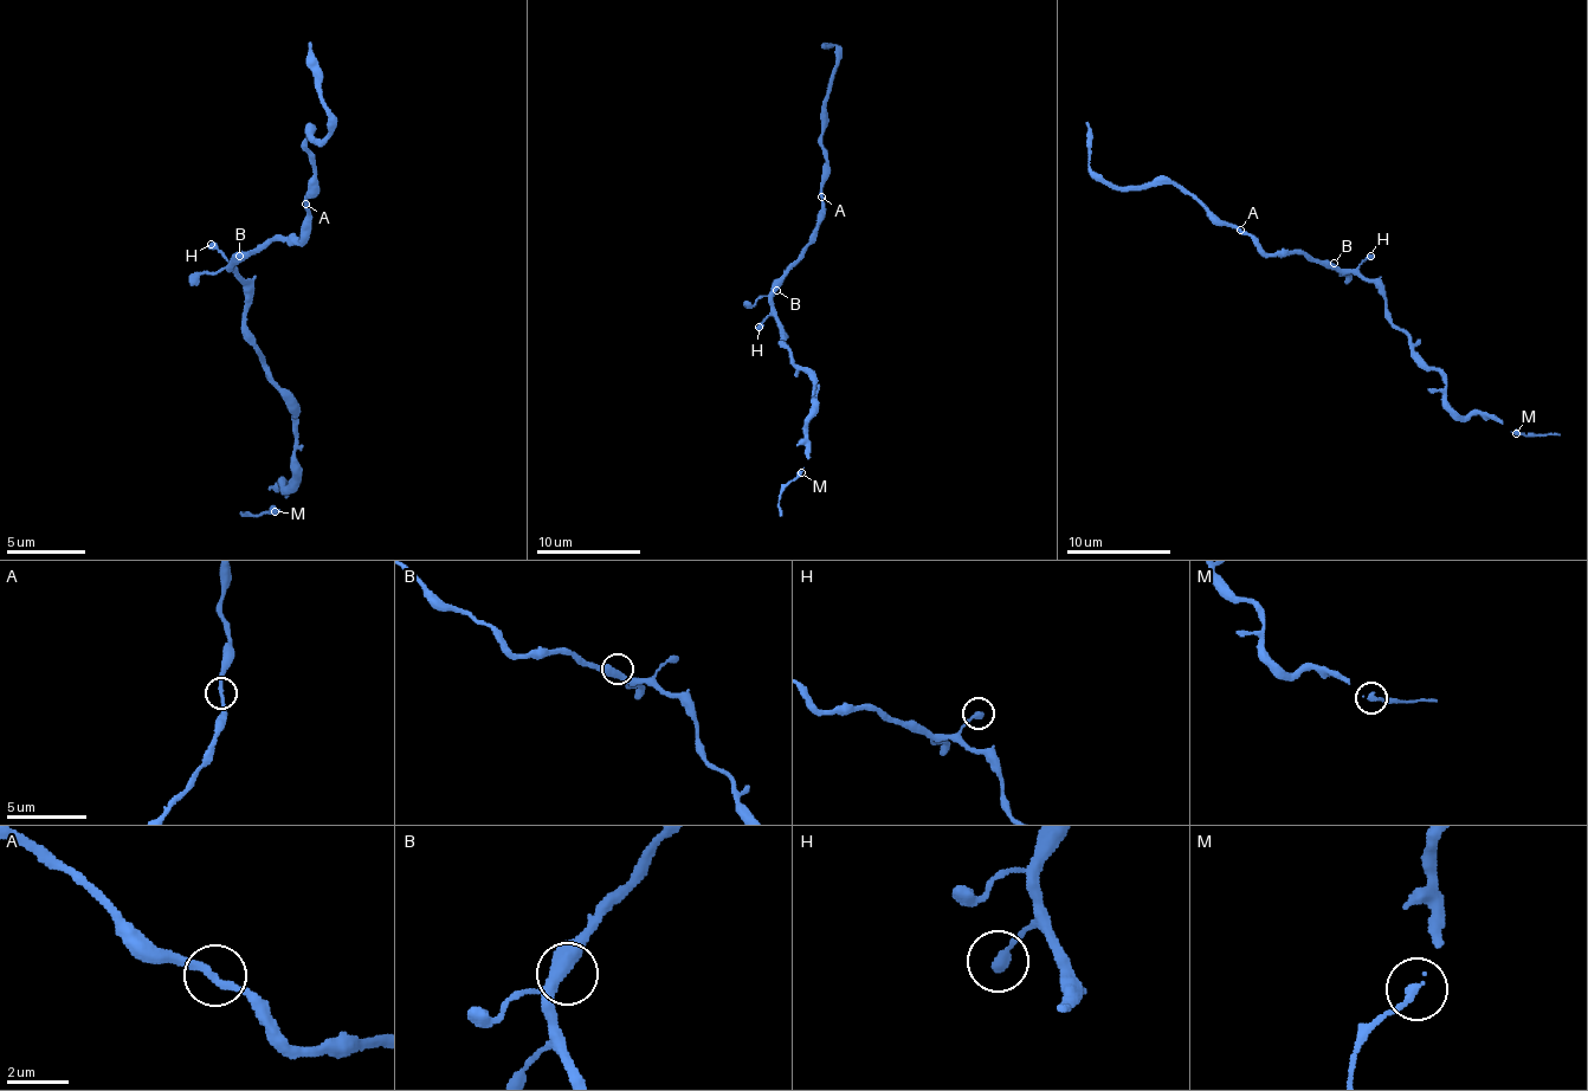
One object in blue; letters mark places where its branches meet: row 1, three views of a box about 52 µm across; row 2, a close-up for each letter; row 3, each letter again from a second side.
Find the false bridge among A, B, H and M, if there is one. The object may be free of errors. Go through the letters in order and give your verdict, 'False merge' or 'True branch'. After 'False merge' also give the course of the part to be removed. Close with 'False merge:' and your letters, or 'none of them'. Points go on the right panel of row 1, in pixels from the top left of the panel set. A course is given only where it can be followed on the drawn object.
A: True branch
B: True branch
H: True branch
M: False merge. Course of the part to remove: (1516, 432), (1560, 434)
False merge: M

